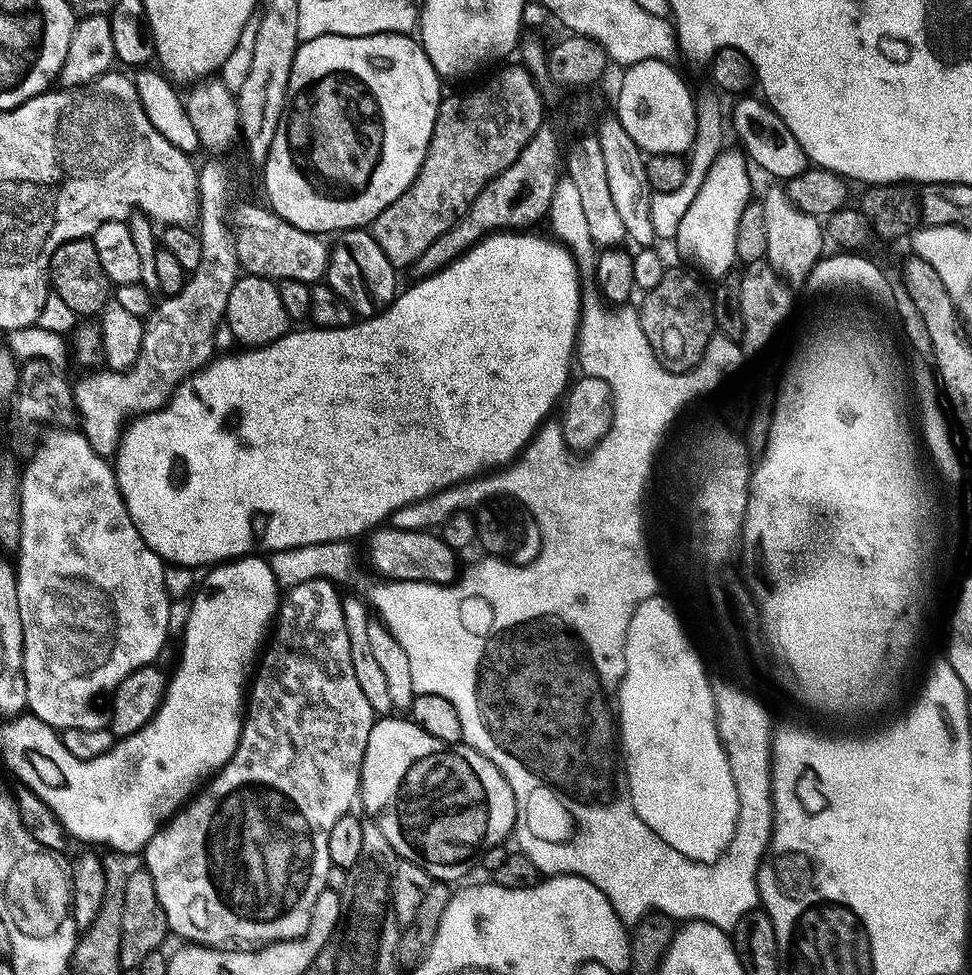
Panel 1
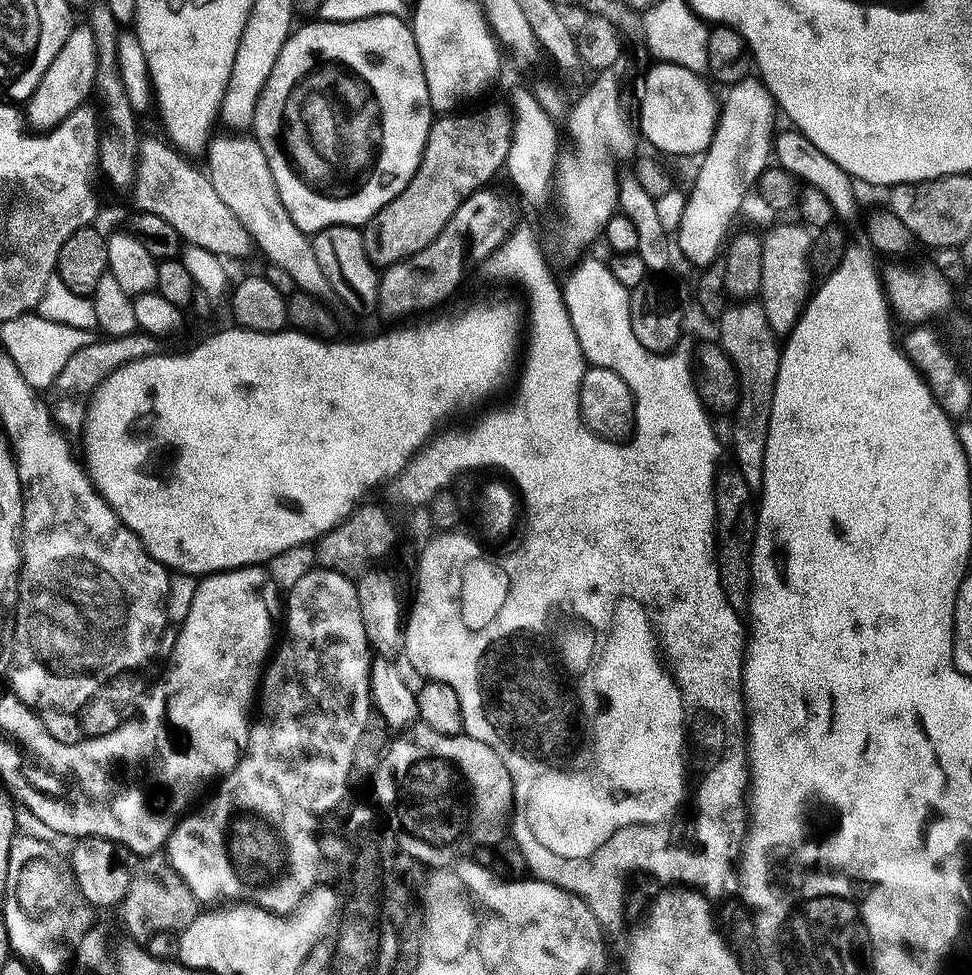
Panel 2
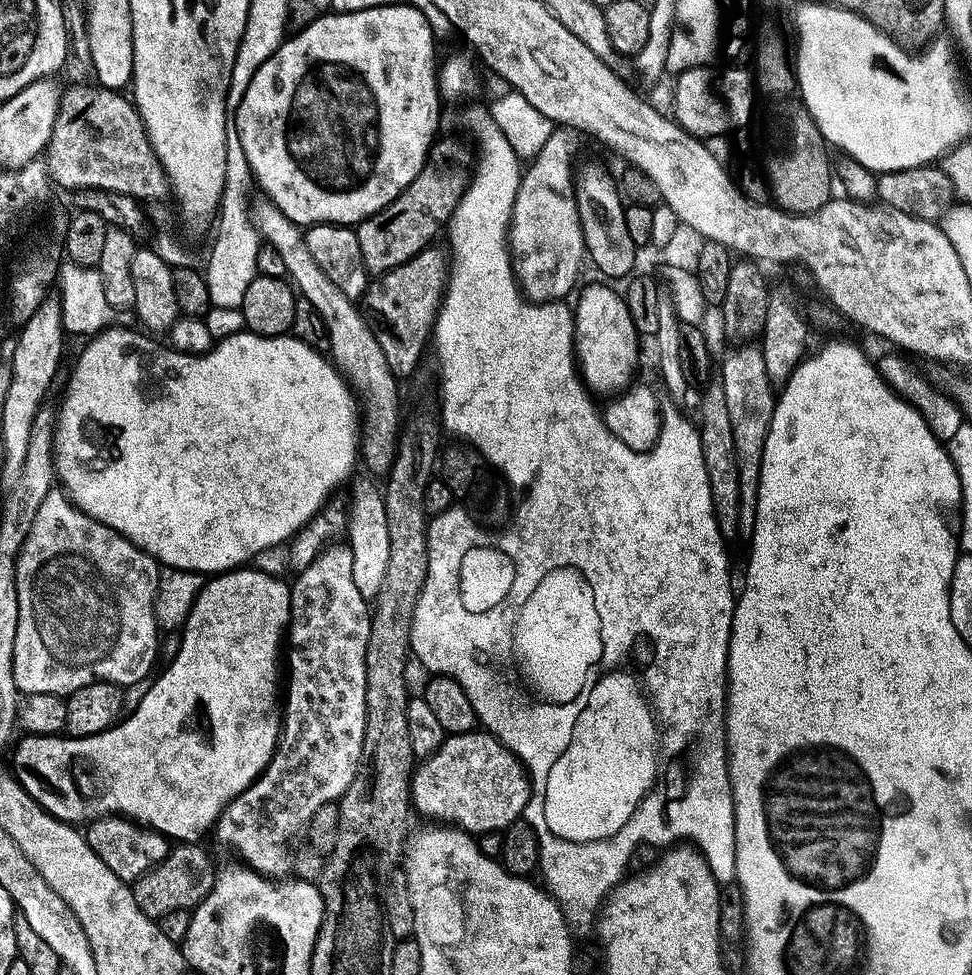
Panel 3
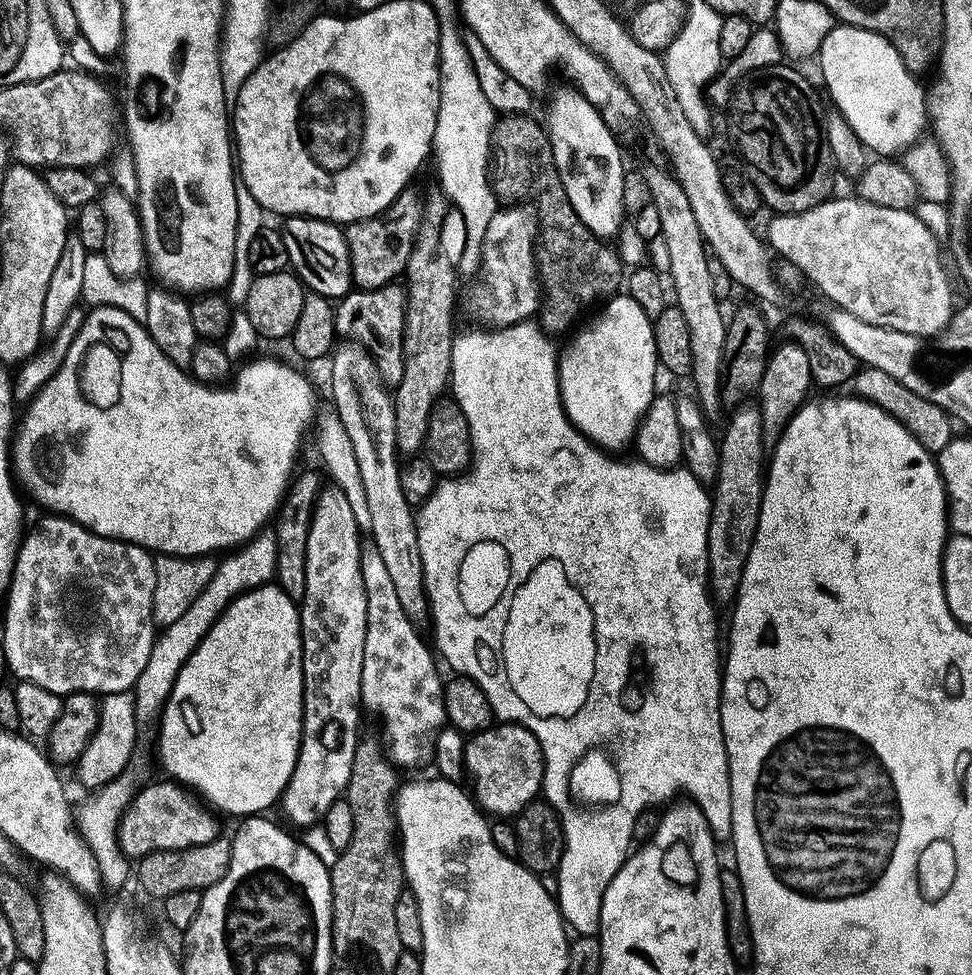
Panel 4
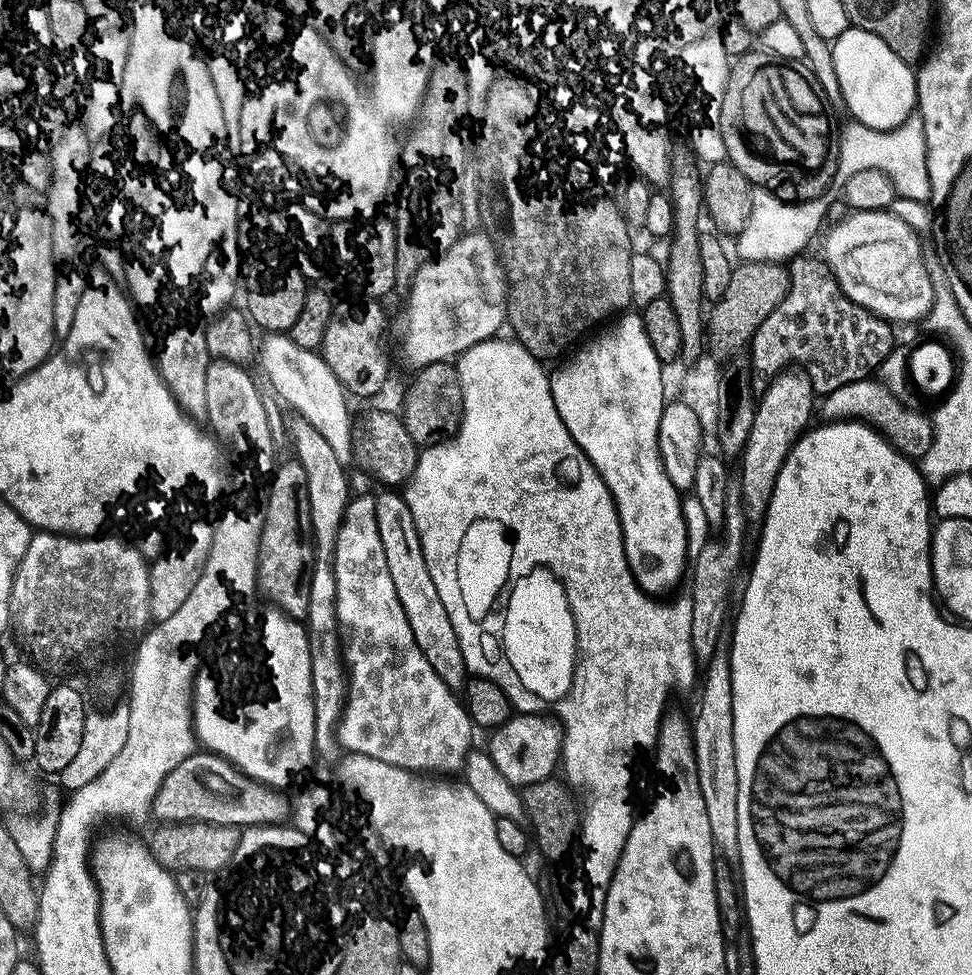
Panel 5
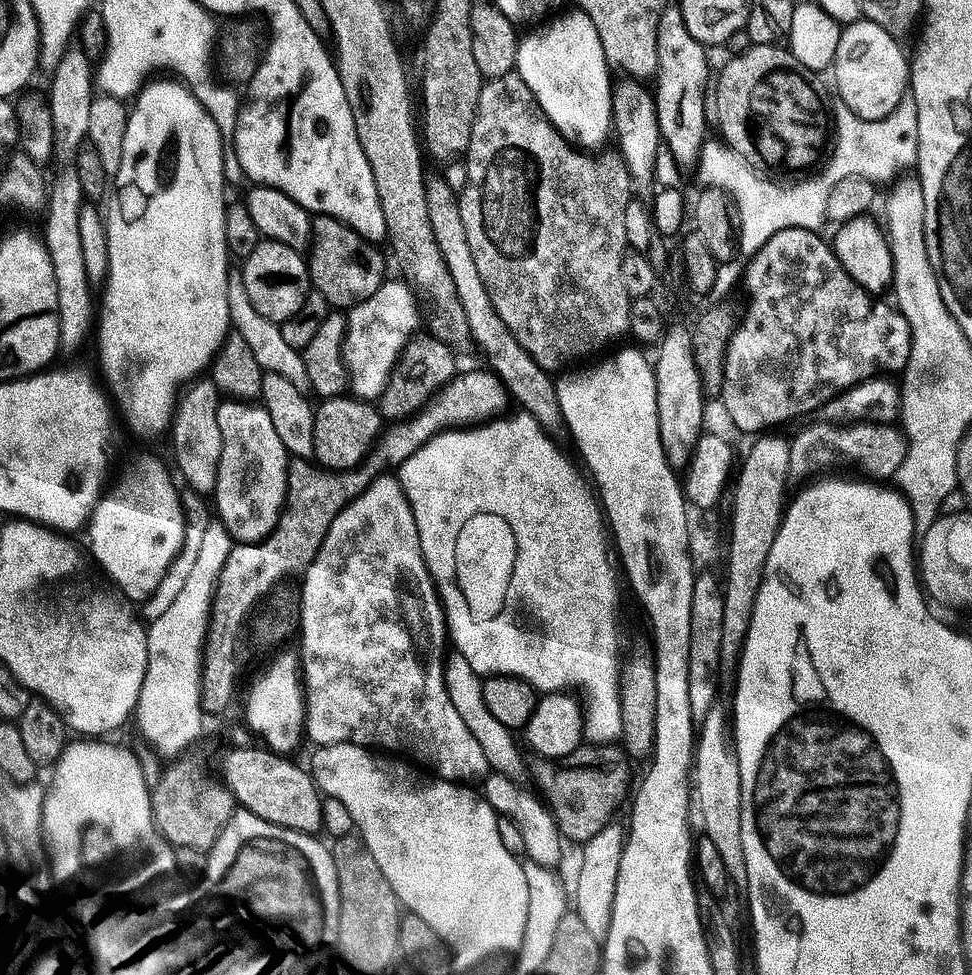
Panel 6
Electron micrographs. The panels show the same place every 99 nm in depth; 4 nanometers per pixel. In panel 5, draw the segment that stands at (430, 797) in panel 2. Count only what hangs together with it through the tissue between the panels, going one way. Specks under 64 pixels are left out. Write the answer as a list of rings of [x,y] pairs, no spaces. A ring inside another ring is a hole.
[[[517,715],[501,728],[491,733],[492,741],[486,746],[494,765],[502,772],[507,782],[519,790],[530,790],[536,784],[546,784],[557,775],[564,754],[564,730],[555,719],[547,715]]]

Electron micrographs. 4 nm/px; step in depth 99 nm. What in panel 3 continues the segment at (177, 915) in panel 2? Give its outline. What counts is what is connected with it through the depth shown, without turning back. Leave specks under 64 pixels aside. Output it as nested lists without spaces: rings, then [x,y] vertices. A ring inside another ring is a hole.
[[[180,846],[177,850],[169,851],[168,856],[156,868],[151,868],[141,880],[135,881],[134,891],[138,906],[142,906],[142,910],[150,919],[157,922],[164,915],[174,914],[175,912],[186,912],[195,910],[203,904],[204,900],[214,890],[216,885],[216,877],[218,875],[218,867],[212,861],[212,856],[204,848],[196,848],[200,846]]]

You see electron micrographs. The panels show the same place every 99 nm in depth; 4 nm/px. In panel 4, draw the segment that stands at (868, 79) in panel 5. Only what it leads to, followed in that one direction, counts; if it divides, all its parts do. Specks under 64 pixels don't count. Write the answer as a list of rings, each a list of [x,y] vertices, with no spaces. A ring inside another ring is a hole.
[[[837,26],[821,47],[819,62],[824,84],[832,95],[831,103],[844,115],[869,153],[896,158],[925,139],[924,131],[930,128],[925,89],[920,89],[921,81],[906,70],[898,50],[886,38],[861,28]]]

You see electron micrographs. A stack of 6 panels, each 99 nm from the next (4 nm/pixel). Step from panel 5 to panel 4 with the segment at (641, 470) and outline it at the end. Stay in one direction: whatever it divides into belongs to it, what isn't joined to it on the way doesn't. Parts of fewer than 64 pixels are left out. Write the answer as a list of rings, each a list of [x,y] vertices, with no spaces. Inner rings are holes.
[[[627,294],[611,297],[599,312],[600,317],[585,332],[578,333],[569,342],[565,352],[563,349],[559,353],[560,397],[570,422],[587,440],[591,440],[609,454],[620,454],[627,444],[629,447],[635,441],[644,415],[658,395],[656,372],[660,368],[660,359],[654,338],[656,326],[646,310],[642,310],[642,306],[638,306],[638,302],[634,302],[634,298]]]

